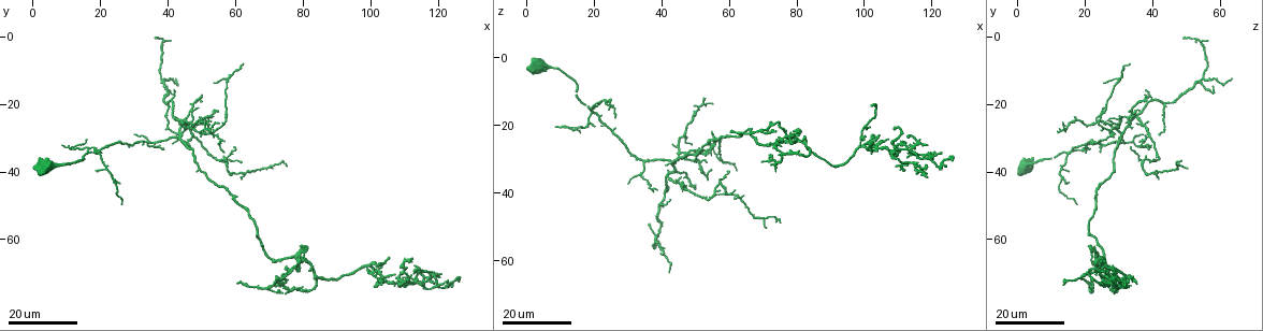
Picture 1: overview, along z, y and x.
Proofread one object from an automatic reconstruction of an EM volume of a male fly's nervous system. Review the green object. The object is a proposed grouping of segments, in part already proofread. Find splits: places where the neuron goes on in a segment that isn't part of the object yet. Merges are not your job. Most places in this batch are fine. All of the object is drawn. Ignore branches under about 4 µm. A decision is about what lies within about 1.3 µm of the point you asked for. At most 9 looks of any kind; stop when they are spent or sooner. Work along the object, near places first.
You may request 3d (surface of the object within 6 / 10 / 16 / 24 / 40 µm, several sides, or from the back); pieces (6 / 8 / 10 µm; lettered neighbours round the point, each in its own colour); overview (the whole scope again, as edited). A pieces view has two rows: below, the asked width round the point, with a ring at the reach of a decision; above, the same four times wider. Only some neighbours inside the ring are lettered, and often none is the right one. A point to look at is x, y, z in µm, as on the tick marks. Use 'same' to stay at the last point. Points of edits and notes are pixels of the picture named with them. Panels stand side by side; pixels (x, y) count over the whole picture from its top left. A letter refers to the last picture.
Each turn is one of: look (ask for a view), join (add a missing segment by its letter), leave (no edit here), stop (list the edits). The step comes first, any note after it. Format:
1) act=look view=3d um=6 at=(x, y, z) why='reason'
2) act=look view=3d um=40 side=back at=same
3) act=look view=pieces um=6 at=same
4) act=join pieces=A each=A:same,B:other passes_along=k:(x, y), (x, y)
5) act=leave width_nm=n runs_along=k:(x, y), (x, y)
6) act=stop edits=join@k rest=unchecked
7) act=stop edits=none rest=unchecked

act=look view=3d um=16 at=(104.0, 71.5, 23.5)

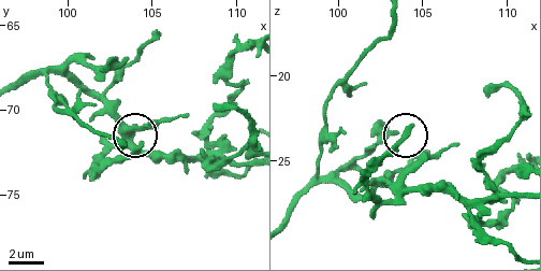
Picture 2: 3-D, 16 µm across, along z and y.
act=look view=pieces um=8 at=(104.2, 72.0, 22.9)

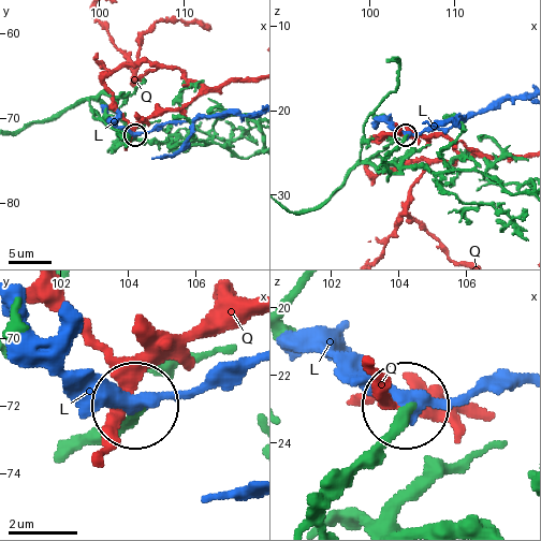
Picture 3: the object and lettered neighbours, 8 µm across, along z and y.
act=leave each=L:other,Q:other found='none of them fits'

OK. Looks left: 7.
act=look view=3d um=16 at=(82.0, 69.0, 24.5) why='branch stops here'

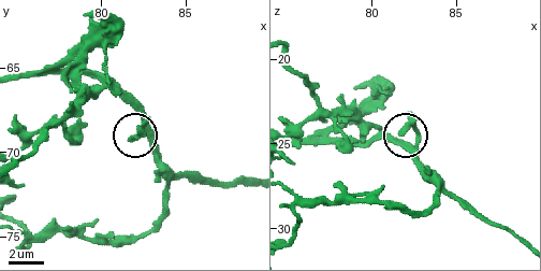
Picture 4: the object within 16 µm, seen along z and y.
act=look view=pieces um=8 at=(81.7, 69.2, 24.2) why='what lies round it'

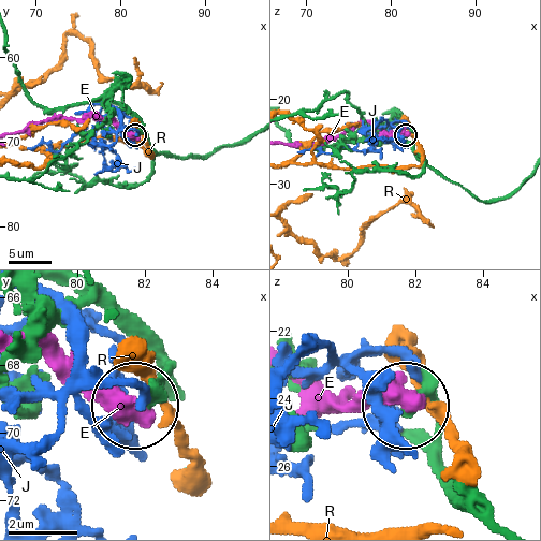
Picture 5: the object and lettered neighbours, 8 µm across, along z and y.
act=leave width_nm=280 each=E:other,J:other,R:other found='none of them fits'

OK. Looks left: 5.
act=look view=3d um=24 at=(109.0, 70.0, 21.0) why='free end'

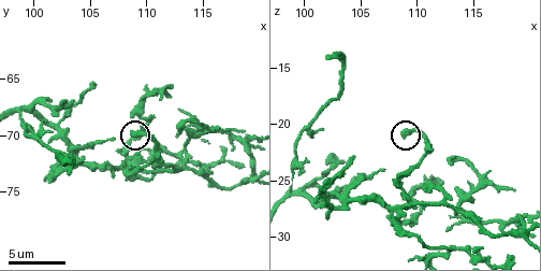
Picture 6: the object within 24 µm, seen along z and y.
act=look view=pieces um=8 at=(108.8, 69.8, 21.0) why='see the neighbours'

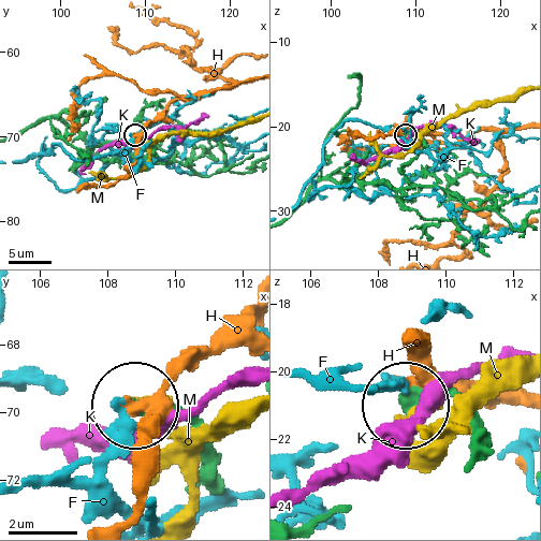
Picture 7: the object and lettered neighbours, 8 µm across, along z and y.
act=leave each=F:other,H:other,K:other,M:other found='no lettered segment goes on from it'

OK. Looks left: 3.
act=look view=pieces um=10 at=(113.0, 69.8, 29.2) why='an open end'

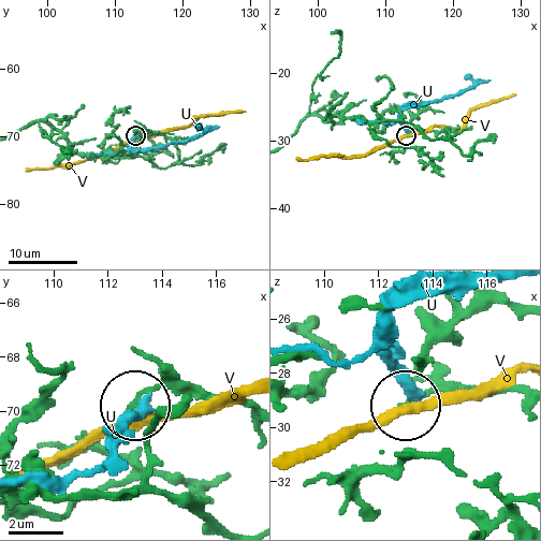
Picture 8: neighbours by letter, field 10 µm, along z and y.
act=leave each=U:other,V:other runs_along=8:(250, 407), (180, 391), (152, 391), (134, 401) found='none of them fits'

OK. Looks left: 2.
act=stop edits=none rest=unchecked

